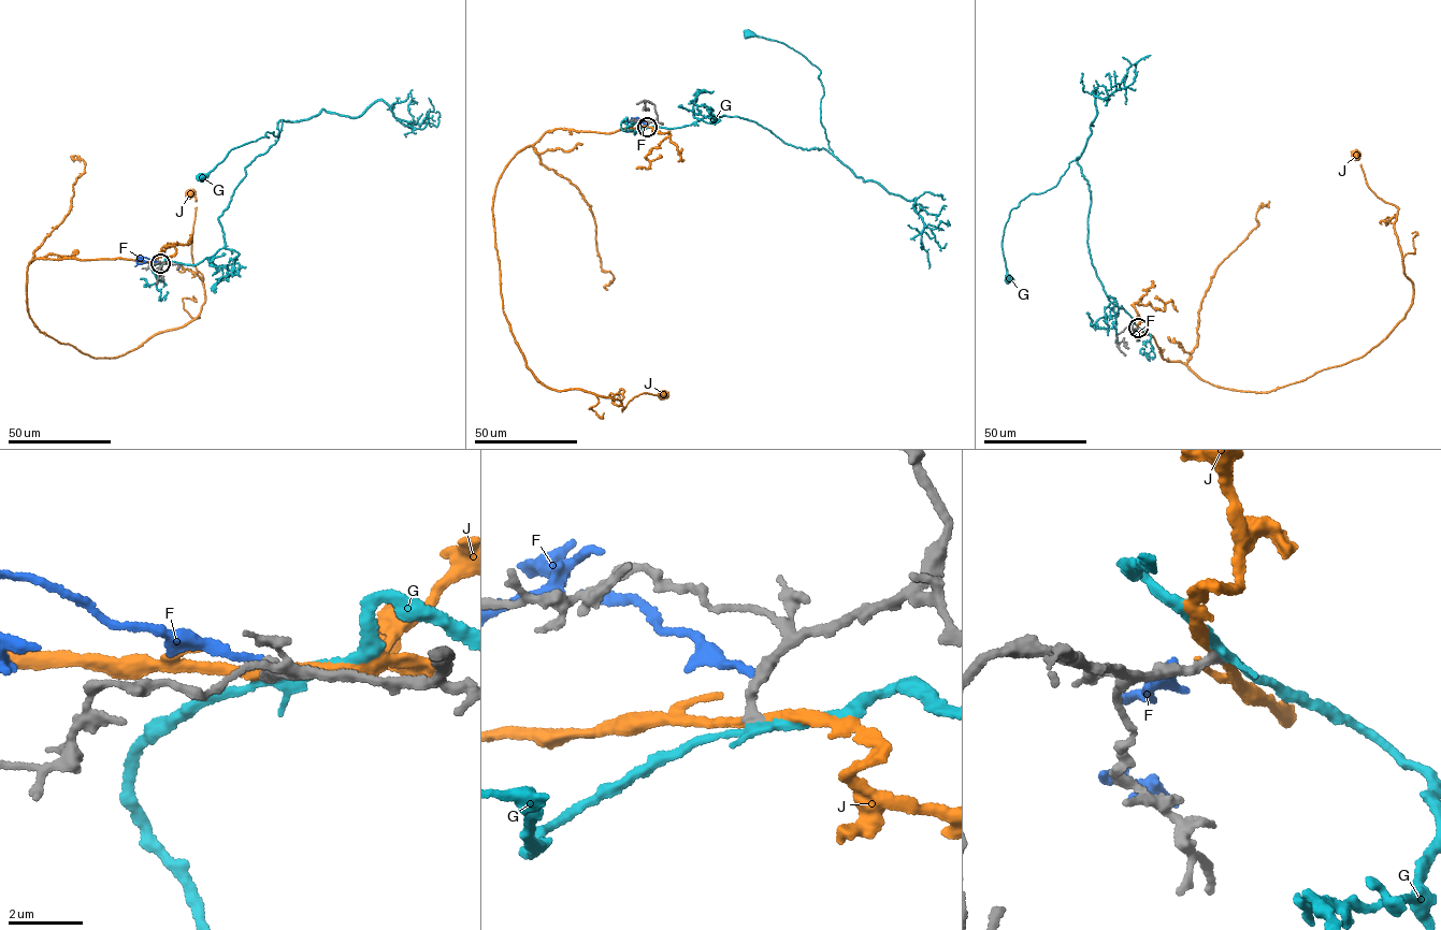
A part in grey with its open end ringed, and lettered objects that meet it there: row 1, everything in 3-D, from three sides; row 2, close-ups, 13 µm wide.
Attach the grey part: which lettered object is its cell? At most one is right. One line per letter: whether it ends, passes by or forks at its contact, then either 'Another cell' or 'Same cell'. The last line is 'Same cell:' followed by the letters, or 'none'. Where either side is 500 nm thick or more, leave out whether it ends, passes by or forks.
F: It ends there. Another cell
G: It passes by. Same cell
J: It passes by. Another cell
Same cell: G

